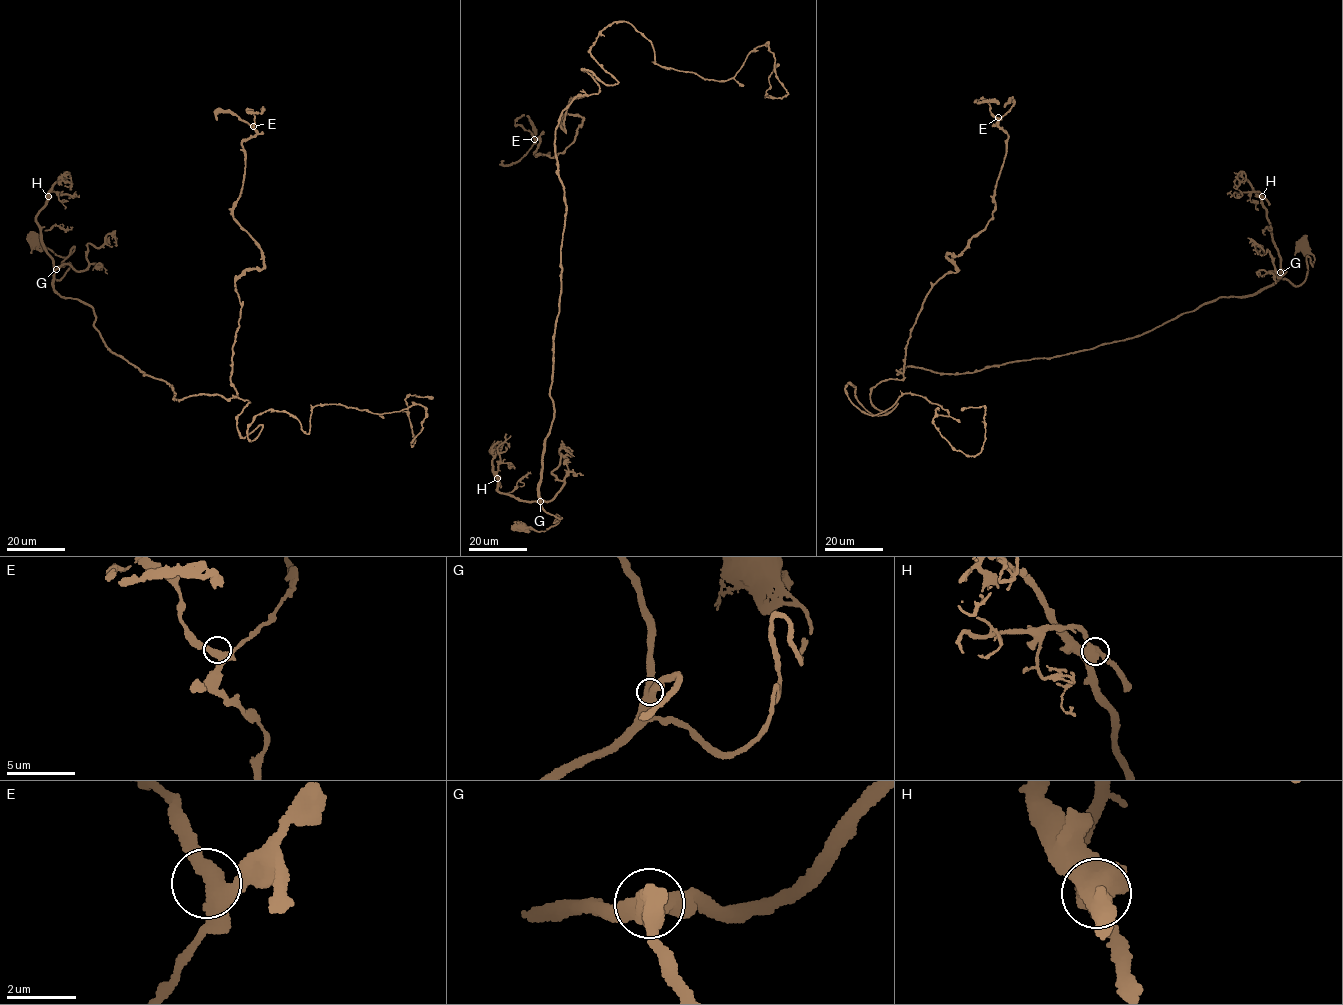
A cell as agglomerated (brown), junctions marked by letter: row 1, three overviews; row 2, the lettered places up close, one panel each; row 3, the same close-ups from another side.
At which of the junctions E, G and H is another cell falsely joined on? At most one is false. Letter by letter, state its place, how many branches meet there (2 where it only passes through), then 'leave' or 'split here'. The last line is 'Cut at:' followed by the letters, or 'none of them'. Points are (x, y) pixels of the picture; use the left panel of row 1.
E: place (253, 126); branches 3; leave
G: place (56, 269); branches 3; leave
H: place (48, 196); branches 3; split here
Cut at: H

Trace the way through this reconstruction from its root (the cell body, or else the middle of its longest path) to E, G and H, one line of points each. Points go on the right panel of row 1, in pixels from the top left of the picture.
E: (1302, 242), (1297, 285), (1050, 358), (898, 372), (957, 271), (946, 254), (992, 216), (998, 117)
G: (1302, 242), (1315, 259), (1313, 266), (1307, 257), (1308, 272), (1304, 282), (1295, 285), (1282, 278), (1280, 272)
H: (1302, 242), (1315, 259), (1313, 266), (1307, 257), (1308, 272), (1297, 285), (1281, 277), (1262, 196)

